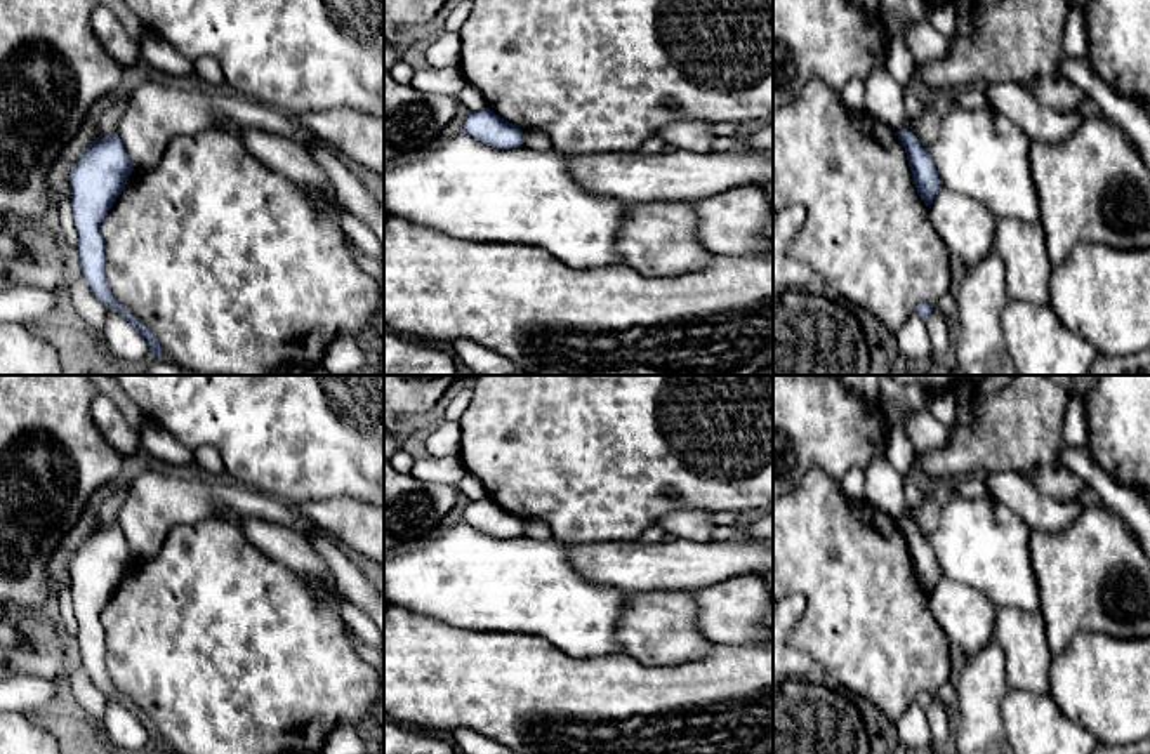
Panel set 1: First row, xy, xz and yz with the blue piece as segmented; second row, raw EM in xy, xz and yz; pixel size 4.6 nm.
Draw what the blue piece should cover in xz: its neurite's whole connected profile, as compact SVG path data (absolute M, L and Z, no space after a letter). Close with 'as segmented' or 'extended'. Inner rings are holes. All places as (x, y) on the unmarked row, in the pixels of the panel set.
M490 497L469 500L462 523L499 539L523 535L523 519L495 504Z | as segmented

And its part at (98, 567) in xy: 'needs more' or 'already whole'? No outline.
already whole

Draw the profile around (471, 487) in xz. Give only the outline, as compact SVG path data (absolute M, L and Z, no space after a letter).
M466 473L459 483L455 485L455 488L459 490L460 495L464 495L467 500L479 500L486 495L486 490L483 486L483 483L473 476L471 473Z

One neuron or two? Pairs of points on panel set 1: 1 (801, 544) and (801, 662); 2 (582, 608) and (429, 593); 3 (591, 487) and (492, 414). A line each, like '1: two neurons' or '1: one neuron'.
1: two neurons
2: one neuron
3: one neuron

